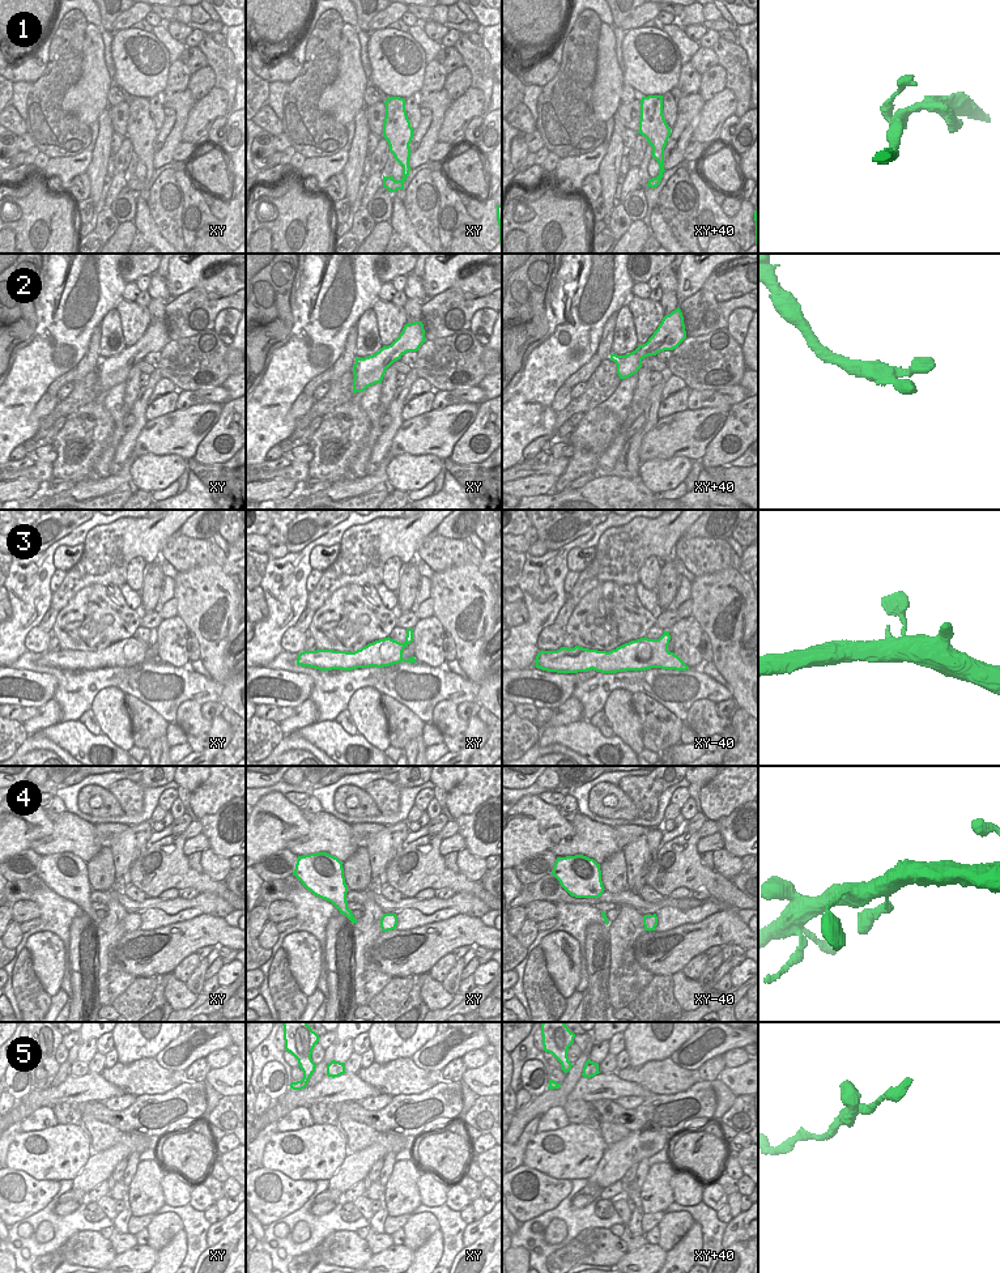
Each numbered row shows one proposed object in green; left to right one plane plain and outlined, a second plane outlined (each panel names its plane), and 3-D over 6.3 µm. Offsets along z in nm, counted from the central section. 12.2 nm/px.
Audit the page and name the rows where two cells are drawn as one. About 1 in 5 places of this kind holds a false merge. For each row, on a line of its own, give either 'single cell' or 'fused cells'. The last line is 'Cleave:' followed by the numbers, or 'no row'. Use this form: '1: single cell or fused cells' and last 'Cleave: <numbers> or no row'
1: single cell
2: single cell
3: single cell
4: single cell
5: single cell
Cleave: no row

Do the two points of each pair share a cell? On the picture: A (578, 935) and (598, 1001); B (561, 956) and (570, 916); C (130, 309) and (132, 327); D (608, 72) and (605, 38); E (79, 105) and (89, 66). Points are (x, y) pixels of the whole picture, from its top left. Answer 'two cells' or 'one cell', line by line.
A: two cells
B: two cells
C: one cell
D: one cell
E: one cell

